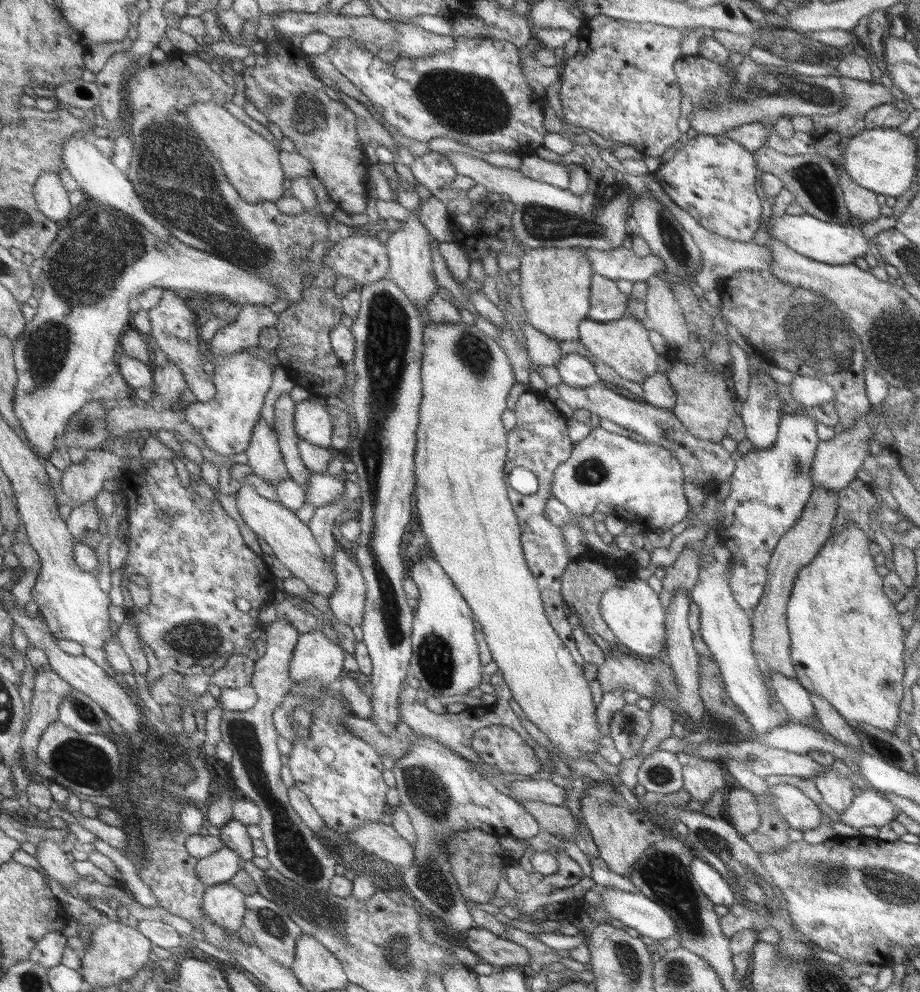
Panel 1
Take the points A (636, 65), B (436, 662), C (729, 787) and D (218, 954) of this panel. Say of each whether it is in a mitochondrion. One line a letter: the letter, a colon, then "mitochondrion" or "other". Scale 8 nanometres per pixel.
A: mitochondrion
B: mitochondrion
C: other
D: other

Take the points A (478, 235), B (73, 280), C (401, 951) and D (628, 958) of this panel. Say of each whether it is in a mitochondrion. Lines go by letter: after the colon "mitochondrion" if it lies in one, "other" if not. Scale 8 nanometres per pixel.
A: other
B: mitochondrion
C: mitochondrion
D: mitochondrion

